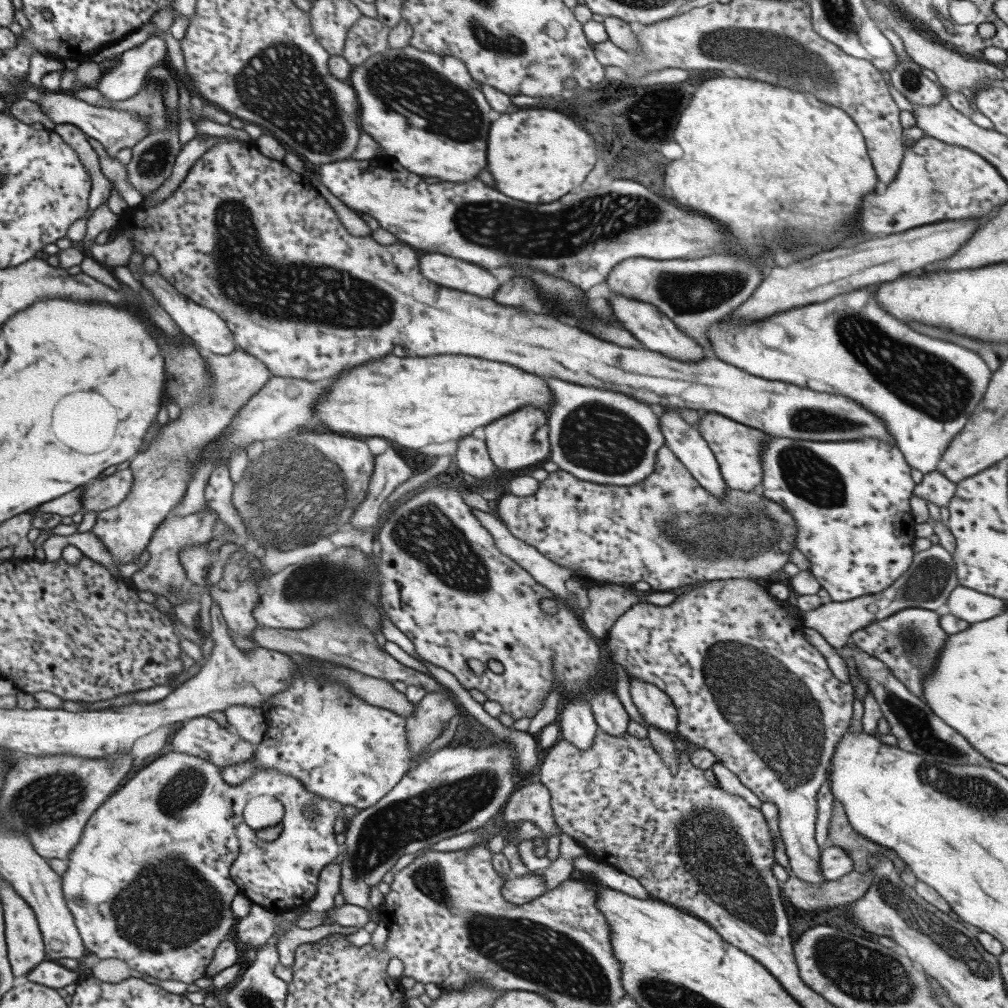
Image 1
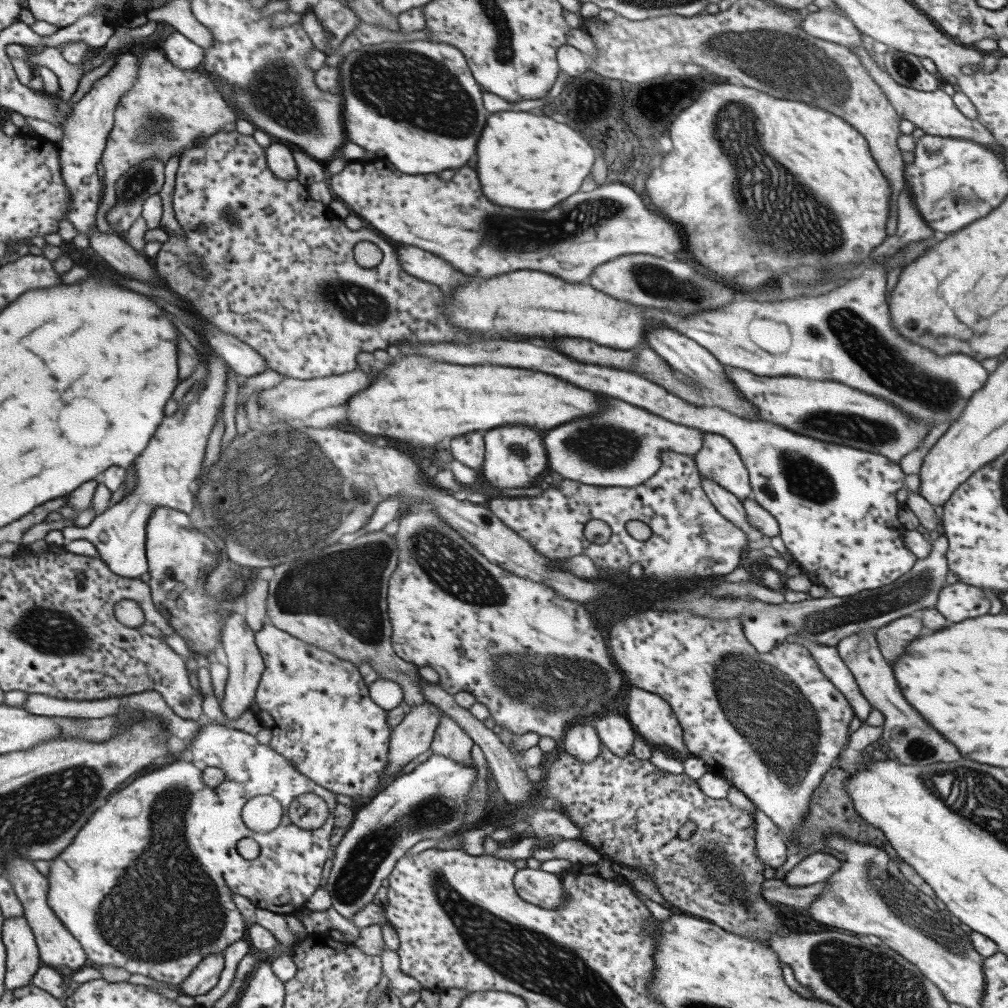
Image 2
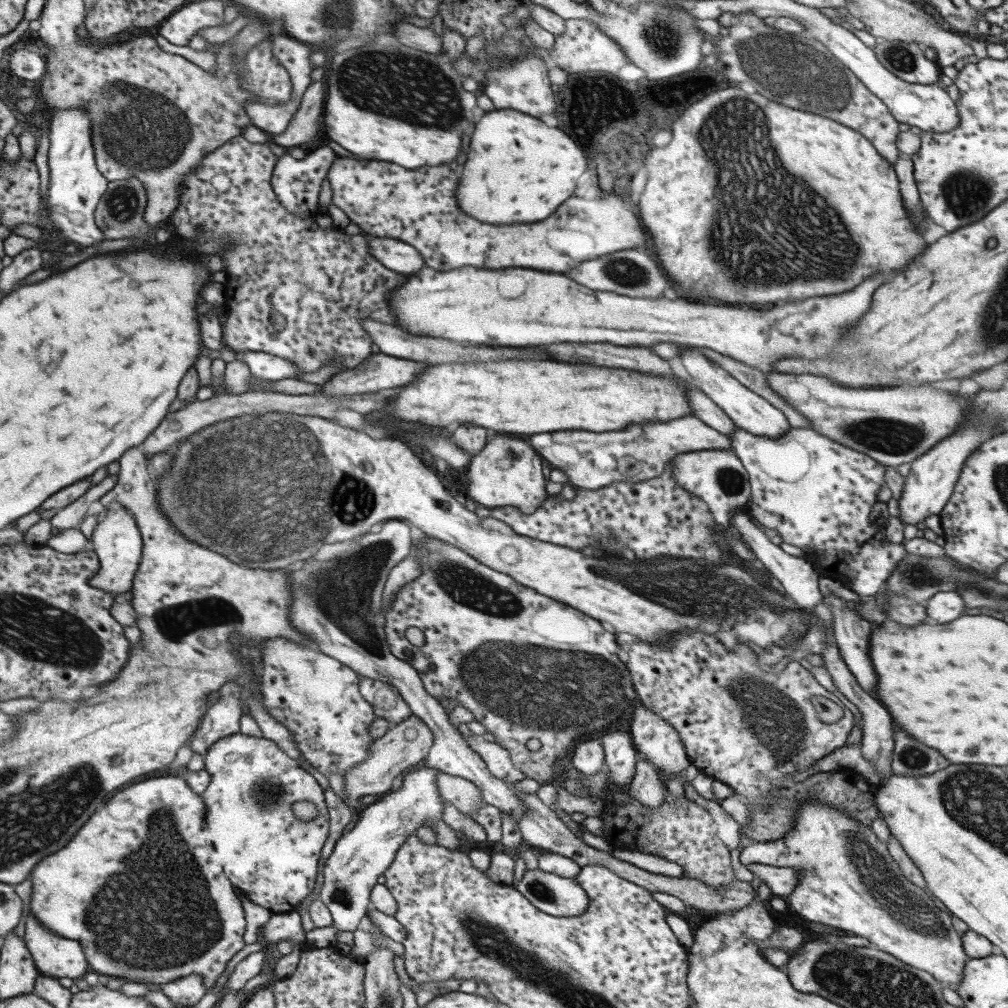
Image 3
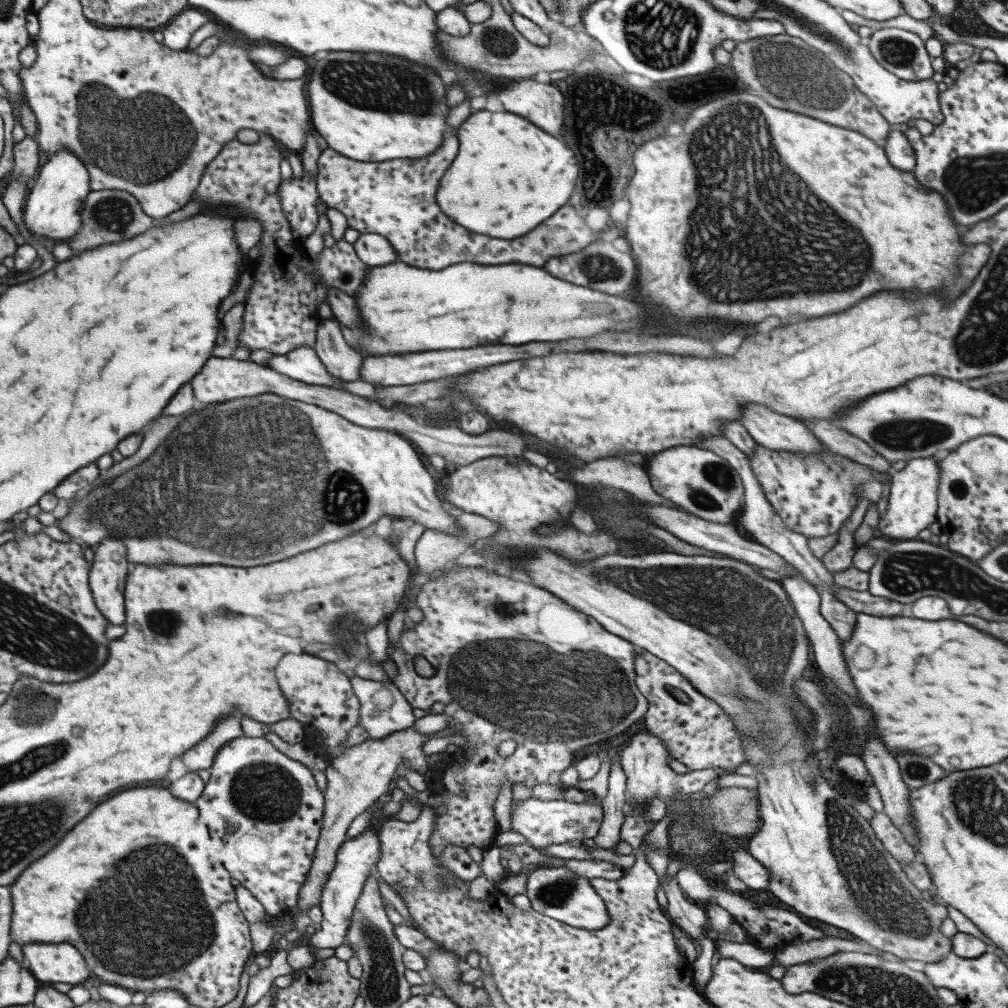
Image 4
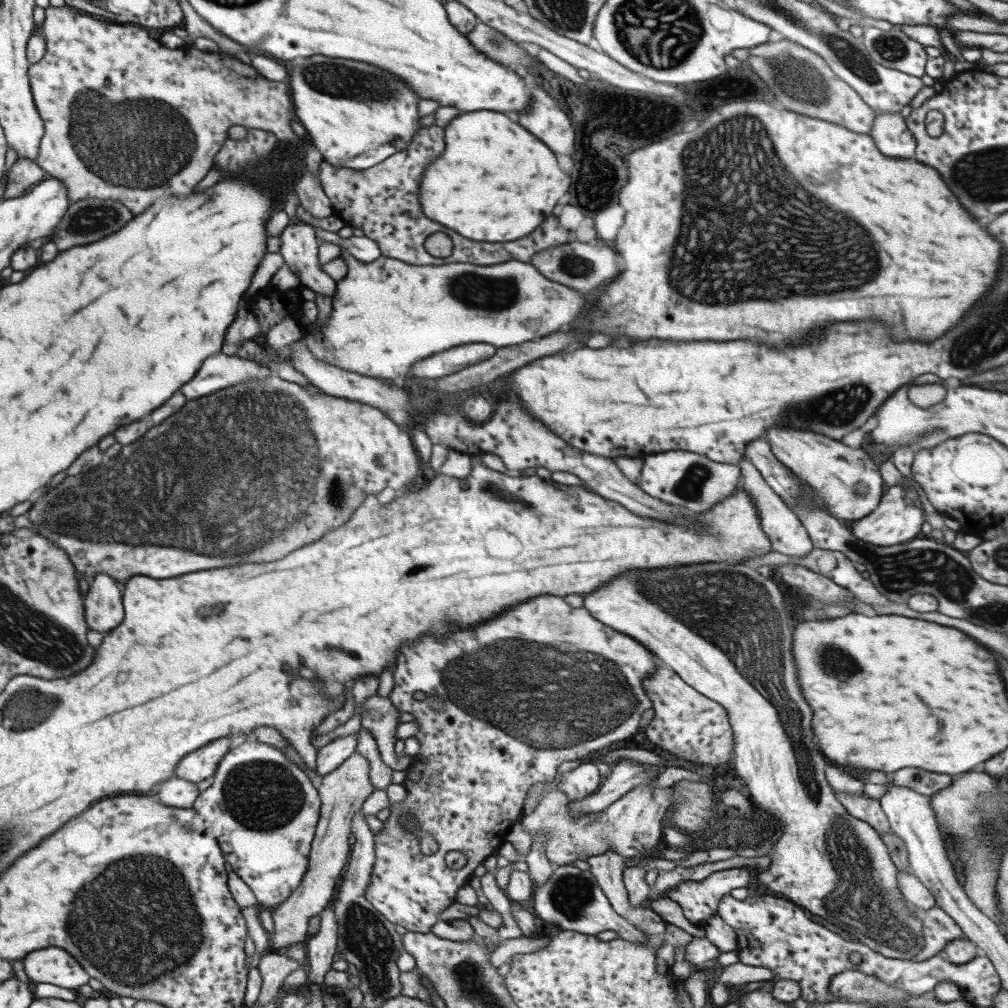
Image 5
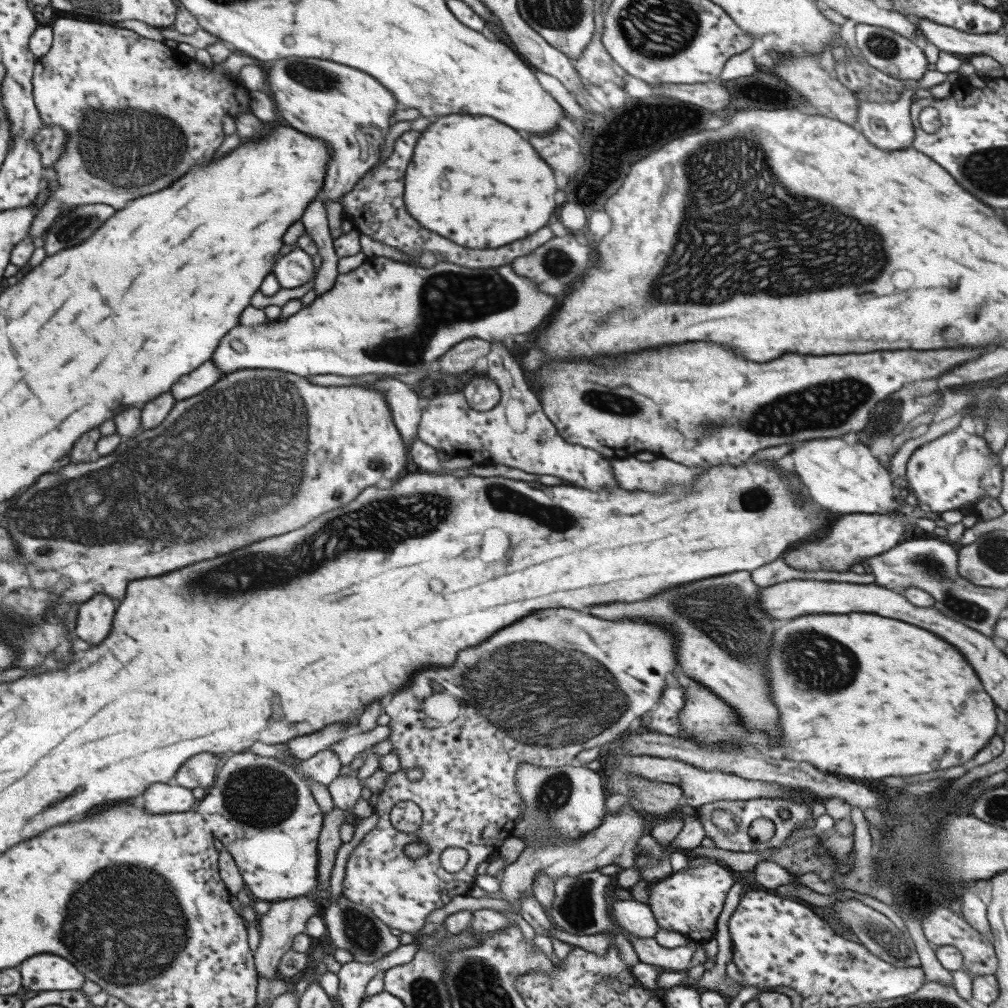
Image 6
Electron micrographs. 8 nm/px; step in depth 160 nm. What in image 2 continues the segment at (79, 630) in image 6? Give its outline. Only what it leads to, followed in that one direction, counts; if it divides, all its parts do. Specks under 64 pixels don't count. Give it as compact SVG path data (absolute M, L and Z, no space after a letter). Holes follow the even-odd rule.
M207 352L202 358L202 362L205 365L205 369L207 369L205 378L199 384L193 384L189 387L189 390L177 402L173 414L164 416L161 419L153 433L152 440L149 440L148 447L132 463L132 467L136 469L134 489L129 491L120 501L111 507L107 507L101 514L95 515L92 522L89 522L86 527L71 525L61 530L66 542L81 540L82 538L89 540L98 552L100 559L117 576L137 579L143 572L148 571L147 524L156 506L173 508L184 512L186 515L189 515L194 510L193 494L189 490L189 485L196 480L196 476L202 470L201 463L208 439L207 435L211 428L213 428L213 424L215 424L217 414L221 414L221 409L223 408L225 377L227 376L226 362L221 357Z

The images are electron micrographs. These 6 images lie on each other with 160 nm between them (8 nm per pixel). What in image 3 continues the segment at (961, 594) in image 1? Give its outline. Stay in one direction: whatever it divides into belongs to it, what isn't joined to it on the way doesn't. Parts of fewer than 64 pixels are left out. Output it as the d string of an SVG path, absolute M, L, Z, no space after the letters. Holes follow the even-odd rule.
M936 592L927 599L925 612L928 620L933 620L937 624L945 624L968 612L968 608L958 592Z

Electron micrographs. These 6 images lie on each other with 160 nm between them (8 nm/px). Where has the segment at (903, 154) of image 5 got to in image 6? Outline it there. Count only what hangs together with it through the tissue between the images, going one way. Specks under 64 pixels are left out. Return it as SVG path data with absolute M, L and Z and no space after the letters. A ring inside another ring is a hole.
M905 89L893 102L858 100L855 128L881 150L912 146L914 130L910 119L911 92Z

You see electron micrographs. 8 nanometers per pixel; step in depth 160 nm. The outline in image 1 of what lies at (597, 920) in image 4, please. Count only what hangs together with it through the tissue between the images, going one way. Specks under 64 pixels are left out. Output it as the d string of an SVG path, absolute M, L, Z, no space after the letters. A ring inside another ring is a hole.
M533 871L523 877L508 876L501 885L500 893L507 901L513 904L531 903L541 893L544 893L544 879Z

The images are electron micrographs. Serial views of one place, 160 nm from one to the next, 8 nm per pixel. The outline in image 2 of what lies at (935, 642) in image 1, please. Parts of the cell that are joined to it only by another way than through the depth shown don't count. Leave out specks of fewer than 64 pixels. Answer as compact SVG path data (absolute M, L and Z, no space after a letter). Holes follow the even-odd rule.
M915 615L902 616L892 620L885 626L876 628L872 633L876 640L881 656L889 663L898 659L905 650L905 646L919 637L919 634L927 634L923 628L921 619Z

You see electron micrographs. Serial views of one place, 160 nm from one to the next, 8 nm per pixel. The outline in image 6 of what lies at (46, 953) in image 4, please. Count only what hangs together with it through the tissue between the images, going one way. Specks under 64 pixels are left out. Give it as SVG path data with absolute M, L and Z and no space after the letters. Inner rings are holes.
M45 954L27 959L19 966L23 986L17 992L21 998L24 989L40 990L80 990L85 986L85 976L65 958L57 954Z

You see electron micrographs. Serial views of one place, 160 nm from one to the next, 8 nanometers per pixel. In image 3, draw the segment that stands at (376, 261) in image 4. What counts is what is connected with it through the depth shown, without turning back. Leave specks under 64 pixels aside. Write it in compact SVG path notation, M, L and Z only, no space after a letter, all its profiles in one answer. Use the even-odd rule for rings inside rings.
M368 236L367 246L369 254L396 273L407 276L424 267L420 252L399 240Z

